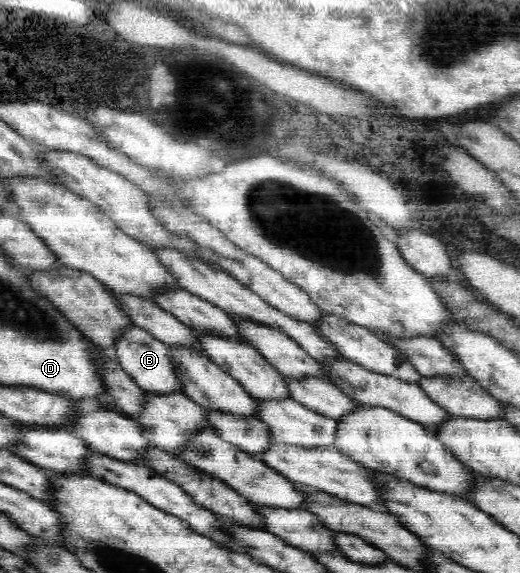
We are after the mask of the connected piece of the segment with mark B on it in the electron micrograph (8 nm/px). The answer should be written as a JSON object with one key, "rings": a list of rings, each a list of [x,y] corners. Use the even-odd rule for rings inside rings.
{"rings":[[[136,325],[126,327],[120,341],[114,345],[112,355],[120,362],[122,369],[132,377],[132,380],[144,391],[156,396],[184,394],[179,381],[170,346],[152,334]]]}

